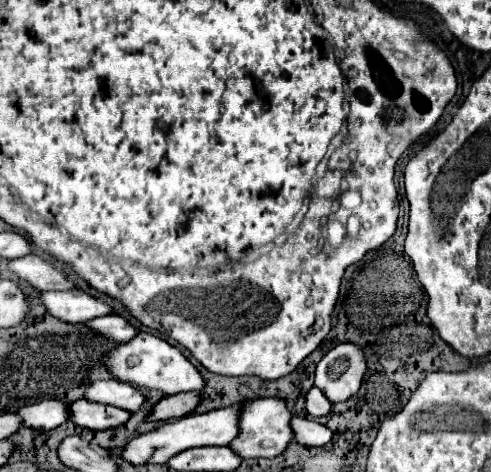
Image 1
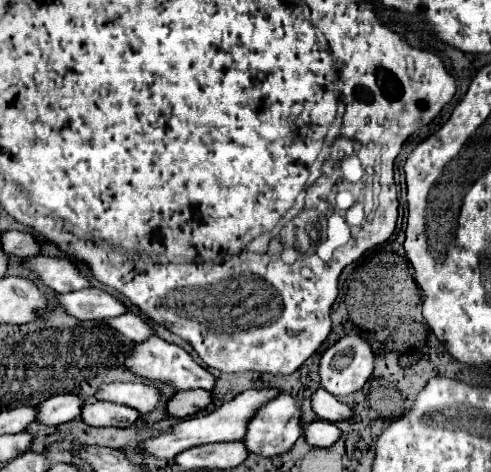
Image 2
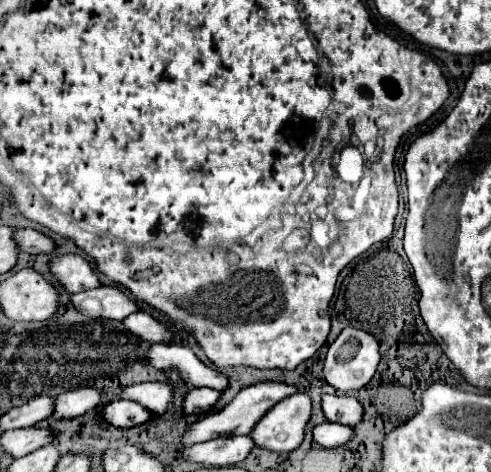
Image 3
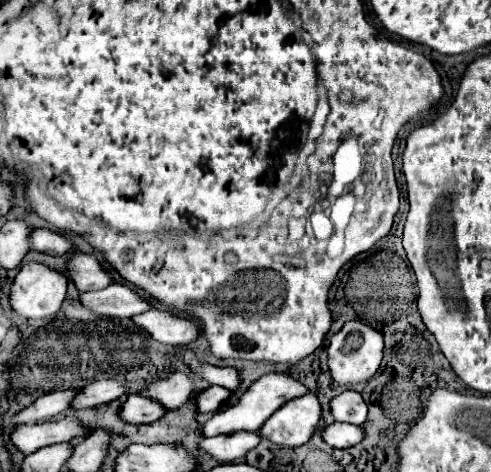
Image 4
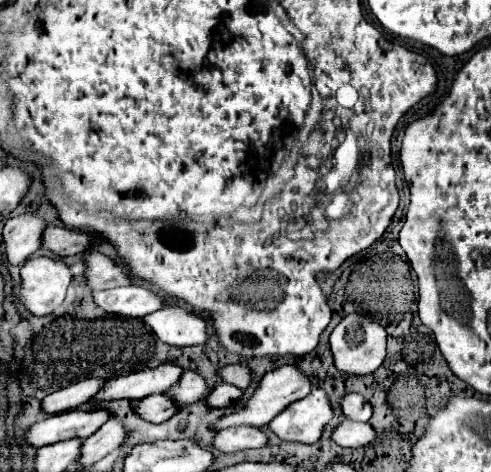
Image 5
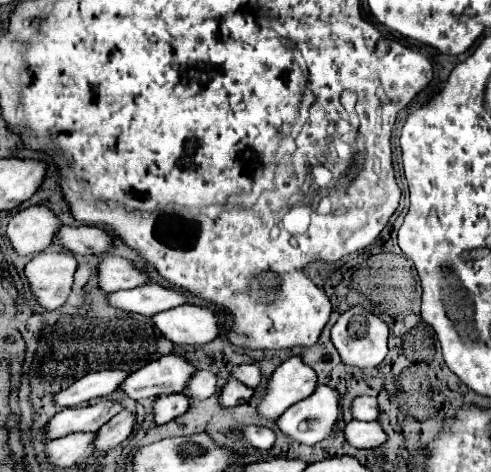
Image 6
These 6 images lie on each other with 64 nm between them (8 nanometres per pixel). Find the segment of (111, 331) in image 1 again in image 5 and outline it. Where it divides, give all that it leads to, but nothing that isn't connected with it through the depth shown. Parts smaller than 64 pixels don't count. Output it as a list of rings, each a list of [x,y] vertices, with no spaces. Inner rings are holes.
[[[166,306],[144,316],[144,322],[156,336],[170,346],[202,346],[208,342],[206,320],[182,306]]]

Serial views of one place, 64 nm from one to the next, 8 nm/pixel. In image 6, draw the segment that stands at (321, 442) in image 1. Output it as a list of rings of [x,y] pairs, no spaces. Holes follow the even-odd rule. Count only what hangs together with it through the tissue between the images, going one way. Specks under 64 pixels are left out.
[[[360,420],[348,422],[344,428],[344,436],[356,448],[378,448],[380,444],[384,444],[384,440],[388,440],[388,436],[384,436],[384,430],[380,428],[380,422]]]

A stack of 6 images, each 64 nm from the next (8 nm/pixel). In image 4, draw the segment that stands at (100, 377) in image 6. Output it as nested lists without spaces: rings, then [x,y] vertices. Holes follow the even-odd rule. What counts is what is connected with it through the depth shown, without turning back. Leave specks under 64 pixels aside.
[[[80,388],[64,390],[64,392],[50,392],[50,394],[40,396],[32,406],[28,406],[26,410],[22,410],[14,418],[14,424],[34,424],[34,422],[50,420],[50,418],[54,418],[60,412],[66,412],[72,406],[72,396],[78,390]]]

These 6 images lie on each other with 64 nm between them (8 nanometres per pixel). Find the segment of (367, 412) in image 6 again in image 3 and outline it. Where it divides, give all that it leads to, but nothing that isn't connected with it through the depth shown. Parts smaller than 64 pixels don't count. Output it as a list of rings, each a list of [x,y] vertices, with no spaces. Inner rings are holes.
[[[322,396],[322,410],[330,422],[356,426],[364,416],[364,406],[354,396]]]

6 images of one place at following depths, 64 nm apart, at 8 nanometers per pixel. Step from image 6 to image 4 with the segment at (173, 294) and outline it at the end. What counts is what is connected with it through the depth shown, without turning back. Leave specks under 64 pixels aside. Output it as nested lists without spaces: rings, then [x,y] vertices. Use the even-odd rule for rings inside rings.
[[[112,284],[104,290],[84,292],[80,294],[80,300],[92,312],[116,318],[132,318],[152,308],[152,302],[148,298],[140,296],[134,288],[124,284]]]

